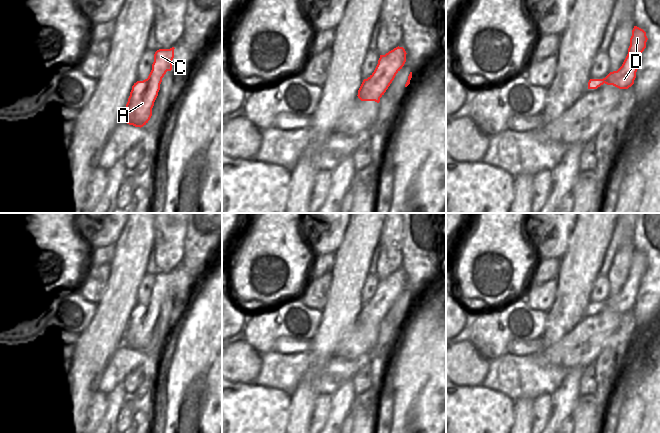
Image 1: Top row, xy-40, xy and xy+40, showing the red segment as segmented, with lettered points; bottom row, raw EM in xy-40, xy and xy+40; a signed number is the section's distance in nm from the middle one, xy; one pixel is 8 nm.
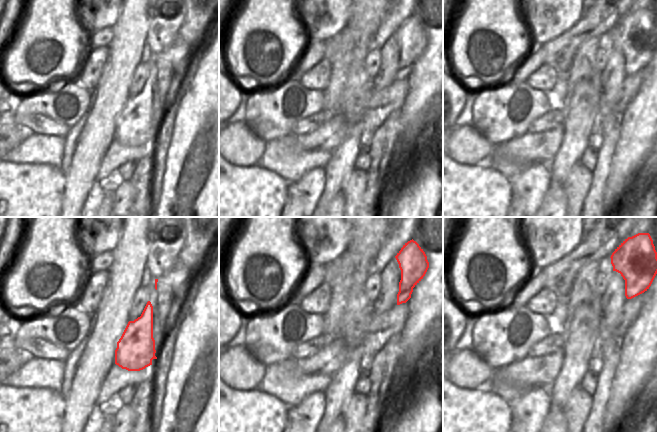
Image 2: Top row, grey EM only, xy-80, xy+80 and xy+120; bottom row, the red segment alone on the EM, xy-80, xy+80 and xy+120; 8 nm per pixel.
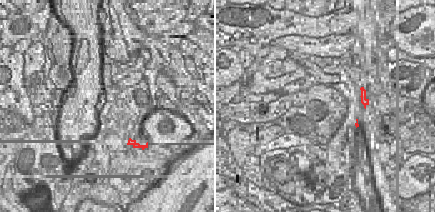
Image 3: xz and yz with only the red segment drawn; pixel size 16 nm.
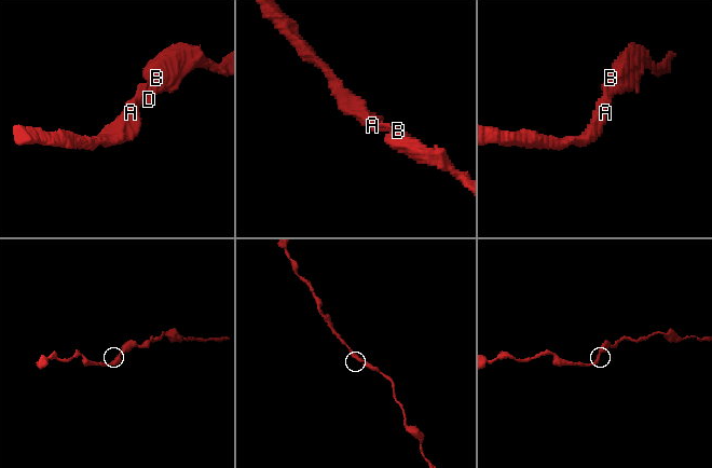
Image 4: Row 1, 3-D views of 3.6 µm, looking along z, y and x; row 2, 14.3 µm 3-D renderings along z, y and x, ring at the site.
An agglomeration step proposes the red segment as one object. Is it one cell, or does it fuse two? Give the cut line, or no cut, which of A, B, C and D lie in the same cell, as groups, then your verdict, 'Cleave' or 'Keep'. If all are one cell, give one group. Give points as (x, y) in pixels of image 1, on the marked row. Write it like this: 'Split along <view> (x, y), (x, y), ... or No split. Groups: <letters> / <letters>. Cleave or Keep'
No split. Groups: A B C D. Keep

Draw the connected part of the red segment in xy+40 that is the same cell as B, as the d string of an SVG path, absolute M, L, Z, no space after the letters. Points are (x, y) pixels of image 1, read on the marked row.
M634 26L630 38L628 54L622 66L617 71L610 72L603 79L590 79L588 82L588 89L597 89L604 83L613 85L619 89L628 89L631 87L634 84L636 72L640 64L640 58L642 52L646 48L647 40L646 32L641 28Z

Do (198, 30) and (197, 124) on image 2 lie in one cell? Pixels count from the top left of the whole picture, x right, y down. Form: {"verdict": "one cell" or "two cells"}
{"verdict": "two cells"}

